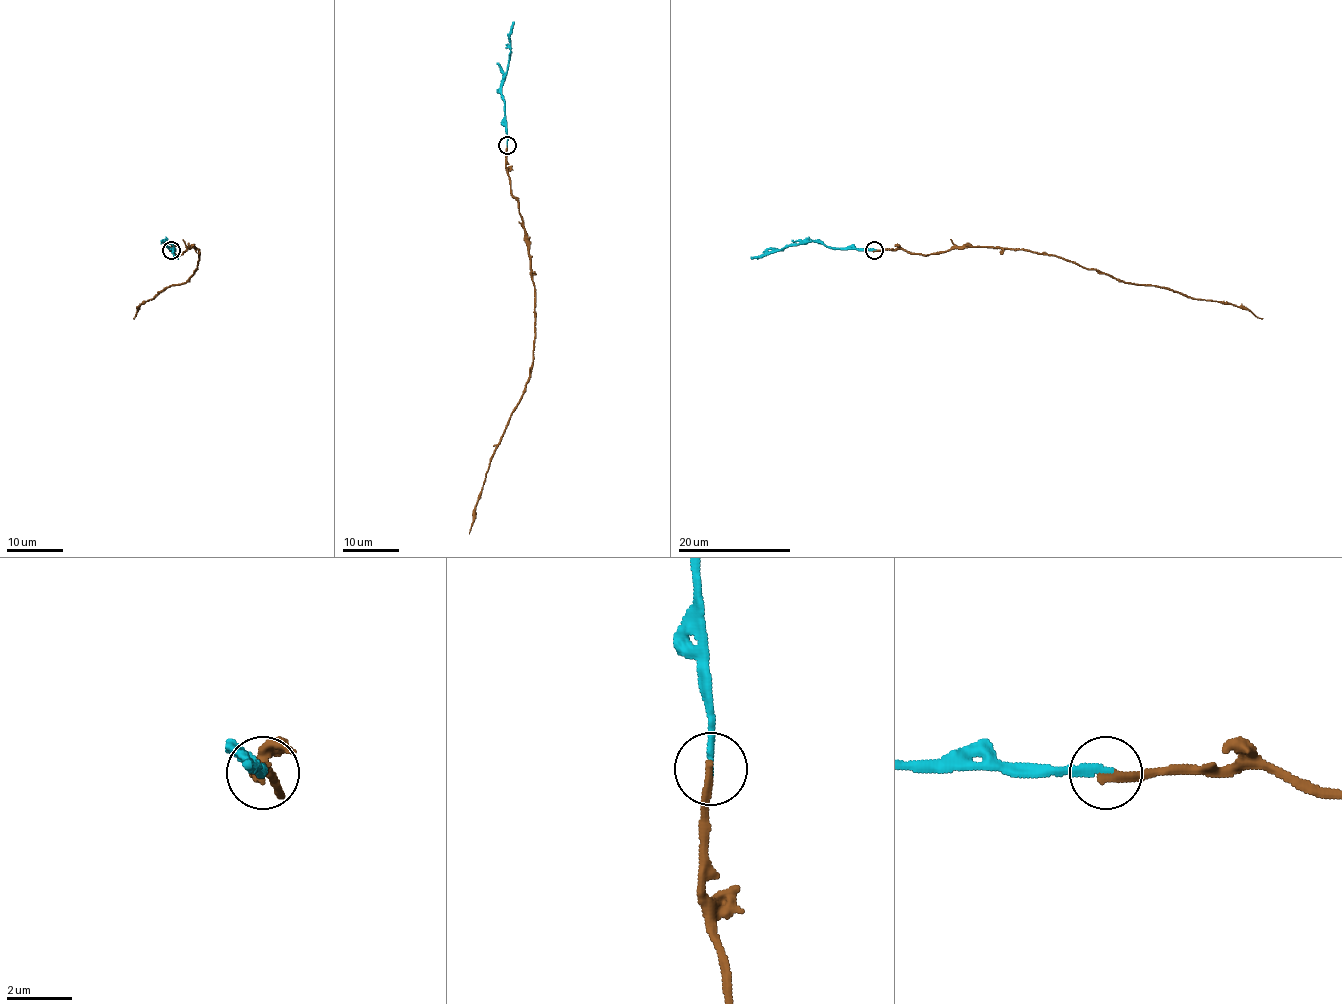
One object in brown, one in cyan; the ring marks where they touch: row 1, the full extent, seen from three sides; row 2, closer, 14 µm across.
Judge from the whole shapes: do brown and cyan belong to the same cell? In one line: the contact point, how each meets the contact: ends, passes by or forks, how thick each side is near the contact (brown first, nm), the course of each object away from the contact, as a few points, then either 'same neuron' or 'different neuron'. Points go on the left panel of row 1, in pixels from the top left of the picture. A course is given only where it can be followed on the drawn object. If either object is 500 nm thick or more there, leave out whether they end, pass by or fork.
place (171, 250); brown ends; cyan ends; calibres 280 and 200 nm; course brown (171, 249), (176, 255), (192, 246), (198, 249), (198, 268), (181, 285), (167, 287), (144, 301), (133, 318); course cyan (171, 249), (167, 241), (178, 258); same neuron

